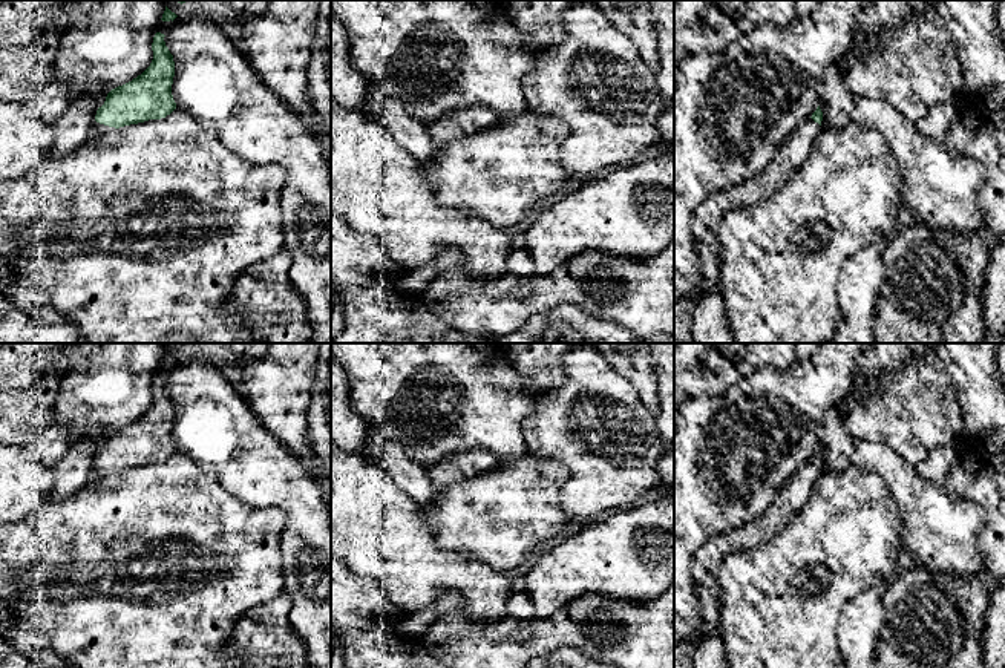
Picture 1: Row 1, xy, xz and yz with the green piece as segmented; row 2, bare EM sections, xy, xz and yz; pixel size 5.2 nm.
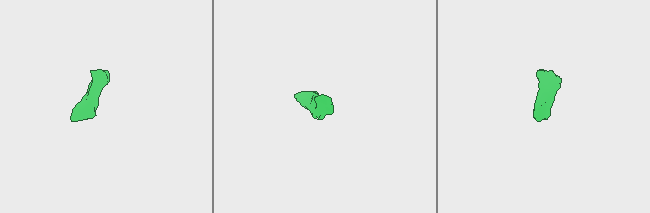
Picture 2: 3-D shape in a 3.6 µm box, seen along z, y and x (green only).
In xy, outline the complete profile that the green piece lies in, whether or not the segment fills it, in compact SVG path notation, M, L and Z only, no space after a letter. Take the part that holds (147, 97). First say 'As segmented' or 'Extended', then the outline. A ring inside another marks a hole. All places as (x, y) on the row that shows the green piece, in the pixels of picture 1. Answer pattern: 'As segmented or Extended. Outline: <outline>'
Extended. Outline: M161 32L153 37L150 66L132 81L107 93L104 104L97 110L90 138L124 126L165 118L176 109L172 95L175 61L164 37Z

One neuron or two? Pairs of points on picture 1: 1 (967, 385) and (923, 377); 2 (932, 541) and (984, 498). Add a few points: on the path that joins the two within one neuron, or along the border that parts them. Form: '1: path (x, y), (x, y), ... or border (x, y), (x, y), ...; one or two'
1: border (949, 374), (962, 417); two
2: border (959, 495), (984, 510), (984, 526), (978, 540); two

